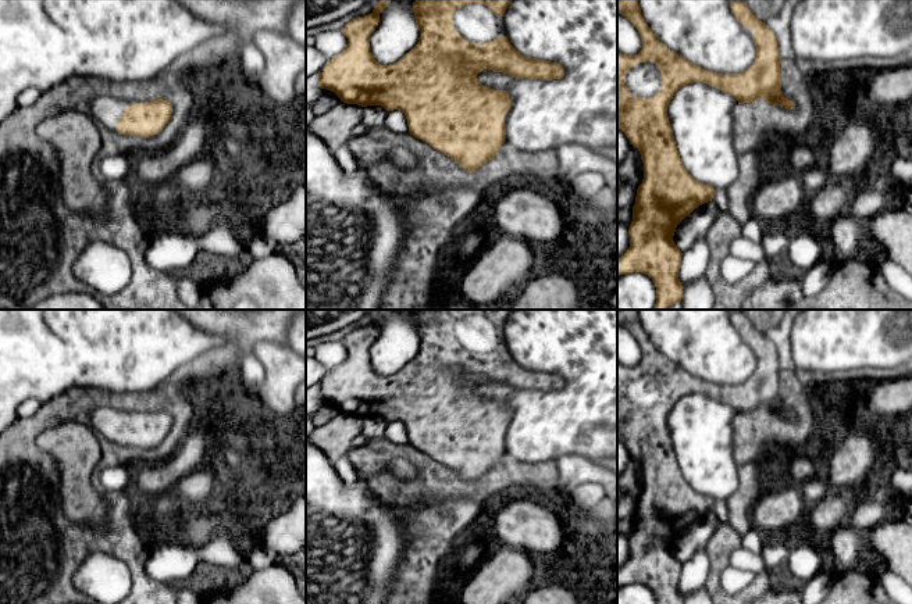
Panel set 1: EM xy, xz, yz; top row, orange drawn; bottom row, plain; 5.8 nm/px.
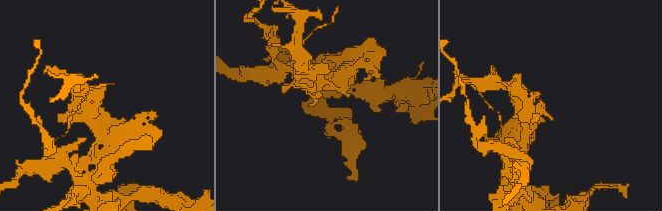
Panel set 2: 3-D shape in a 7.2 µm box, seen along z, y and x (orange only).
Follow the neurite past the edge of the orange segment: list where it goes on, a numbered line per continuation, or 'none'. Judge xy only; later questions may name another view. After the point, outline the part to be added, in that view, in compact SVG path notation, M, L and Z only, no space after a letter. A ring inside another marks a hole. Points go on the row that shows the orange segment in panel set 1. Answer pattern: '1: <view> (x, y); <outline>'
1: xy (104, 110); M97 96L90 101L89 115L97 125L117 132L115 122L122 118L122 112L129 104L127 100L113 96Z

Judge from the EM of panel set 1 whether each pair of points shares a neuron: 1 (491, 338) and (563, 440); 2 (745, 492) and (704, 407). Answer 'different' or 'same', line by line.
1: different
2: different

